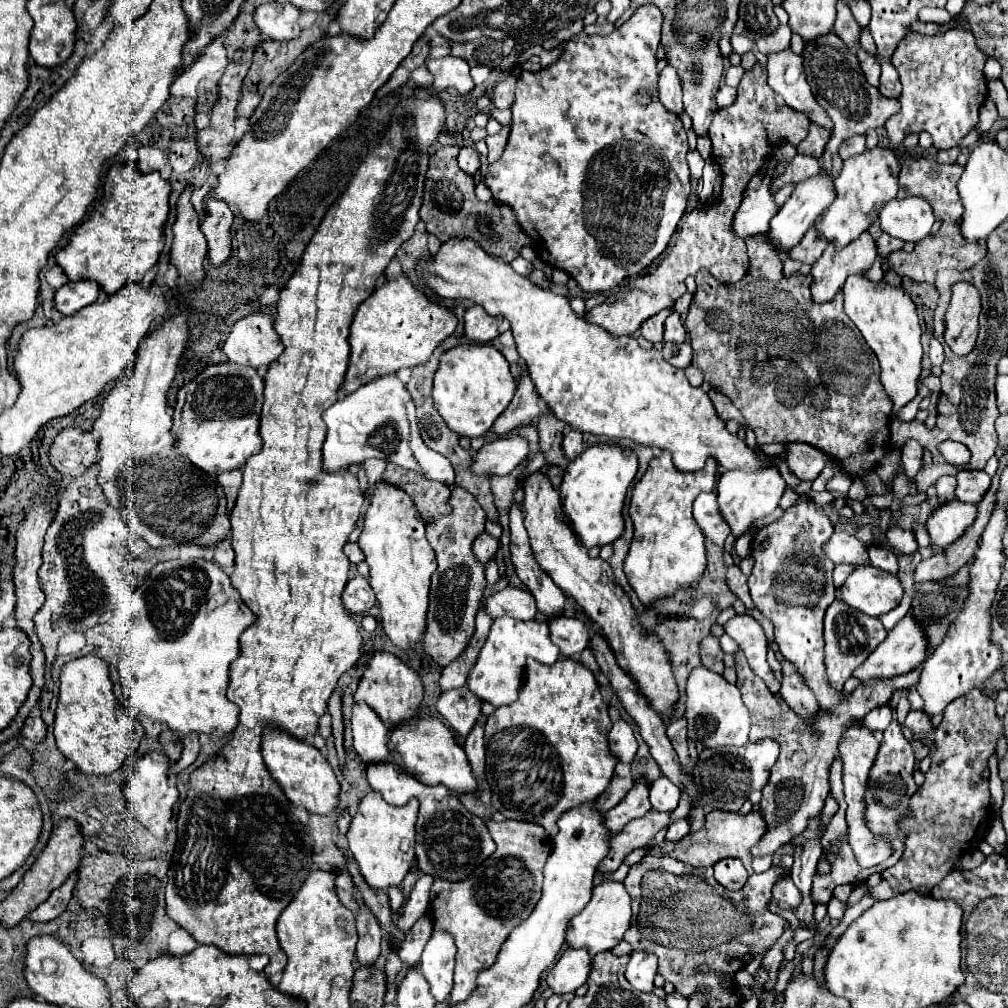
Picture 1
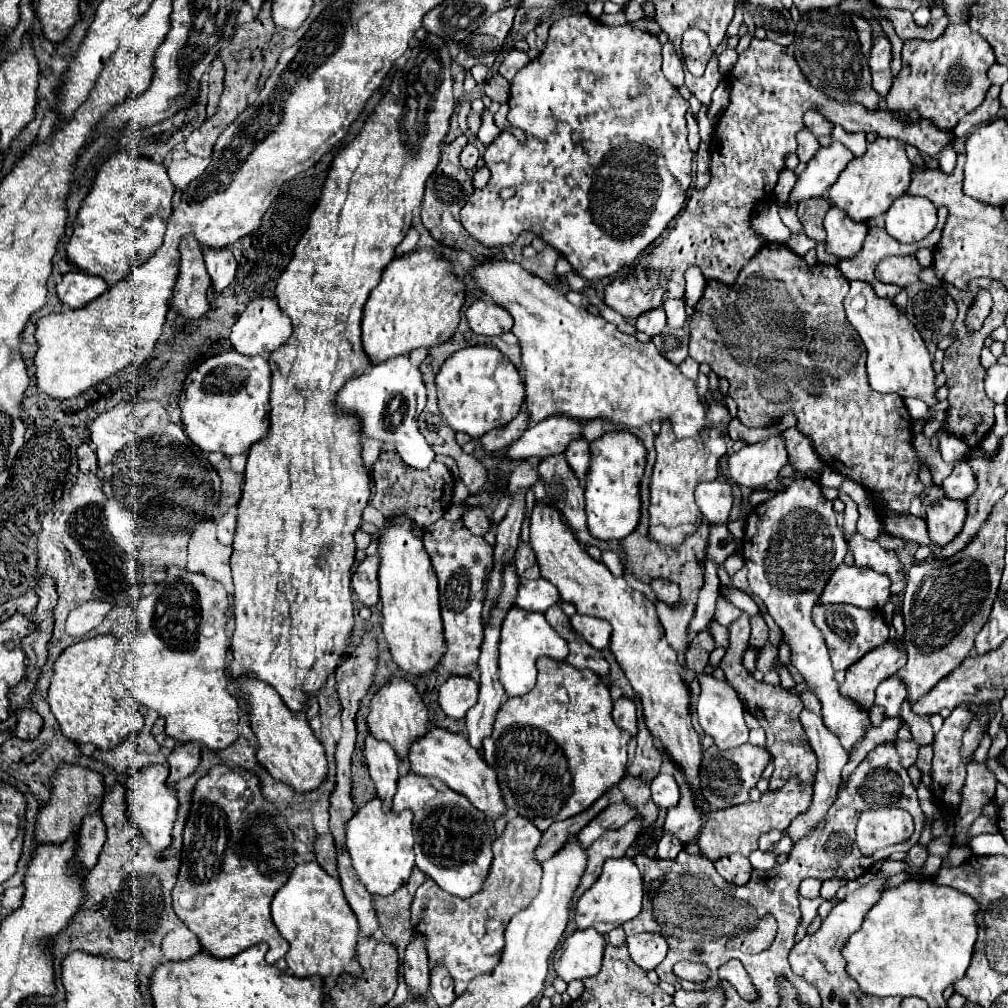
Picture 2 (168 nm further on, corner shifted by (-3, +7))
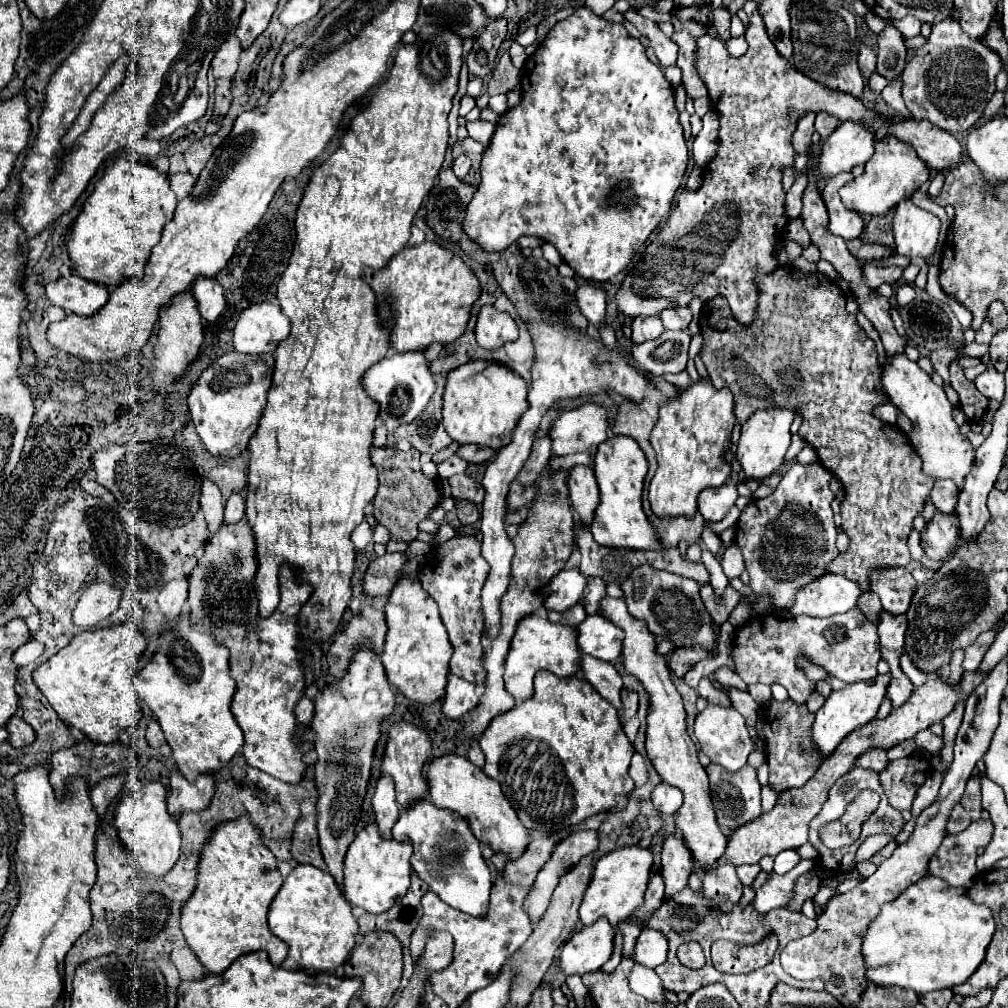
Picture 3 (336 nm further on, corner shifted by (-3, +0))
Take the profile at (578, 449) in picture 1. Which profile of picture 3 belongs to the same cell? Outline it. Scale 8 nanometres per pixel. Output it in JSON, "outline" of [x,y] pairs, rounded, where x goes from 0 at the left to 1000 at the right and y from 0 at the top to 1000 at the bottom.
{"outline":[[[570,462],[564,466],[564,496],[566,504],[572,510],[572,518],[580,518],[586,522],[588,506],[594,498],[594,484],[590,478],[590,468],[584,462]]]}

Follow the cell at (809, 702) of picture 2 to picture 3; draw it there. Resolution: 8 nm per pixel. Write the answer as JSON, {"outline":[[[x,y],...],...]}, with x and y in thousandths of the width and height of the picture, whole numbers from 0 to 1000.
{"outline":[[[957,667],[953,679],[941,681],[938,673],[922,671],[922,675],[914,683],[908,683],[904,692],[896,700],[886,702],[884,708],[878,714],[868,712],[862,718],[858,718],[858,720],[846,724],[842,730],[838,730],[838,734],[830,740],[830,744],[824,750],[820,750],[814,756],[813,764],[809,766],[807,772],[803,772],[803,776],[799,780],[775,786],[771,798],[767,800],[767,804],[755,808],[749,815],[743,815],[743,817],[727,823],[725,829],[723,829],[723,837],[721,837],[719,849],[727,855],[727,859],[751,857],[757,849],[771,849],[777,843],[793,841],[795,837],[799,837],[801,835],[801,825],[803,825],[803,815],[805,815],[807,810],[813,808],[814,800],[818,798],[822,782],[836,768],[840,768],[848,760],[848,754],[852,750],[856,750],[864,742],[882,744],[882,742],[894,738],[896,734],[906,732],[910,726],[922,722],[926,716],[934,716],[947,702],[949,694],[951,692],[957,694],[967,685],[967,681],[971,681],[975,677],[975,673],[977,671],[973,671],[971,667]]]}

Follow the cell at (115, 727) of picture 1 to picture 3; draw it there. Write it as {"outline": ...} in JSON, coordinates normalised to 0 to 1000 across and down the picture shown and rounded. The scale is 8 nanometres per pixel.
{"outline":[[[134,615],[100,625],[86,625],[41,659],[33,667],[33,675],[61,714],[78,722],[94,736],[110,738],[116,736],[120,724],[130,722],[142,710],[136,698],[136,687],[132,685],[132,669],[144,643],[146,633]]]}

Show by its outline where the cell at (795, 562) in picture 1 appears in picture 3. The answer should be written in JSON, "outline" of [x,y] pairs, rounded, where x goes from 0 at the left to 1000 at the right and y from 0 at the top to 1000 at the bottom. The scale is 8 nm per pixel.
{"outline":[[[789,458],[779,470],[773,482],[767,490],[759,494],[745,496],[739,506],[735,508],[731,522],[729,522],[729,540],[735,544],[739,554],[739,565],[745,571],[743,581],[747,583],[747,589],[765,589],[769,603],[783,603],[789,595],[789,589],[795,581],[799,581],[803,575],[809,575],[818,569],[818,562],[832,550],[828,542],[830,524],[826,518],[826,488],[822,486],[824,478],[822,466],[818,466],[813,458],[807,458],[803,462],[795,462]]]}

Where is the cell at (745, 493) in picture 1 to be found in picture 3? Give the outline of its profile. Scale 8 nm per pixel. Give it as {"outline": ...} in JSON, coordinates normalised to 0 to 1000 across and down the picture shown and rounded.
{"outline":[[[753,405],[749,407],[739,421],[735,421],[735,435],[731,438],[731,454],[741,474],[757,476],[773,466],[779,456],[779,448],[785,440],[783,423],[789,415],[789,405]]]}

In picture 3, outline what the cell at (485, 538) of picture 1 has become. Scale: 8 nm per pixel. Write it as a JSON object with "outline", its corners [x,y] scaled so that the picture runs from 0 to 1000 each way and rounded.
{"outline":[[[451,494],[451,504],[453,504],[453,514],[457,520],[471,520],[475,516],[475,506],[467,496]]]}

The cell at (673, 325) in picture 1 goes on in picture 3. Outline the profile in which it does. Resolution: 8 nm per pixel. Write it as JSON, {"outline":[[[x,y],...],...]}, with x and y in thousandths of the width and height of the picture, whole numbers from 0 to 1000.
{"outline":[[[662,306],[654,312],[658,317],[658,323],[664,327],[680,327],[688,315],[684,306]]]}

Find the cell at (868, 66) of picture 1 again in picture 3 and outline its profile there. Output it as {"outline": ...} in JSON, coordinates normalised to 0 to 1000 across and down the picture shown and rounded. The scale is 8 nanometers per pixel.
{"outline":[[[880,26],[870,34],[870,71],[880,79],[894,75],[898,65],[898,40],[888,26]]]}

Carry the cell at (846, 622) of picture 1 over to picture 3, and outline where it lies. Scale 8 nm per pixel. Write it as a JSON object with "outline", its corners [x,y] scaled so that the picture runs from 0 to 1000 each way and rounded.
{"outline":[[[842,605],[822,613],[789,611],[785,615],[777,615],[769,609],[745,611],[729,625],[729,641],[725,651],[729,657],[729,667],[739,679],[775,679],[783,687],[783,692],[791,698],[799,698],[810,680],[791,661],[793,653],[818,663],[840,679],[866,675],[870,671],[870,657],[874,653],[870,621],[852,605]]]}

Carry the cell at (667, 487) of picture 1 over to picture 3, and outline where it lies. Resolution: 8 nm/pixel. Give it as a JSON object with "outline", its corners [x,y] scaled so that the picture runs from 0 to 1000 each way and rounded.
{"outline":[[[693,377],[693,379],[686,379],[682,385],[672,385],[672,393],[664,395],[664,399],[660,399],[654,405],[654,417],[646,427],[644,438],[652,450],[652,468],[646,474],[644,480],[644,498],[646,498],[646,506],[652,512],[682,512],[688,514],[691,508],[691,492],[697,484],[703,482],[715,482],[719,480],[719,476],[725,470],[725,462],[719,454],[721,444],[725,440],[725,427],[731,419],[729,409],[727,409],[727,391],[723,385],[707,385],[705,379],[701,377]]]}

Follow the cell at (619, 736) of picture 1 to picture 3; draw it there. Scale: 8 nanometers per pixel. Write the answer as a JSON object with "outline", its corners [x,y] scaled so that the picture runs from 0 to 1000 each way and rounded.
{"outline":[[[618,681],[618,685],[616,685],[616,696],[618,696],[618,710],[620,712],[626,712],[626,710],[632,708],[632,696],[634,696],[632,687],[628,687],[622,681]]]}

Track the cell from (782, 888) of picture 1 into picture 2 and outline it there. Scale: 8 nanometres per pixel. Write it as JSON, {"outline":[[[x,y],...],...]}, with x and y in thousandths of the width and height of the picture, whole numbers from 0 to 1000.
{"outline":[[[797,872],[793,886],[799,892],[811,892],[813,890],[813,882],[814,882],[814,874],[813,872]]]}

